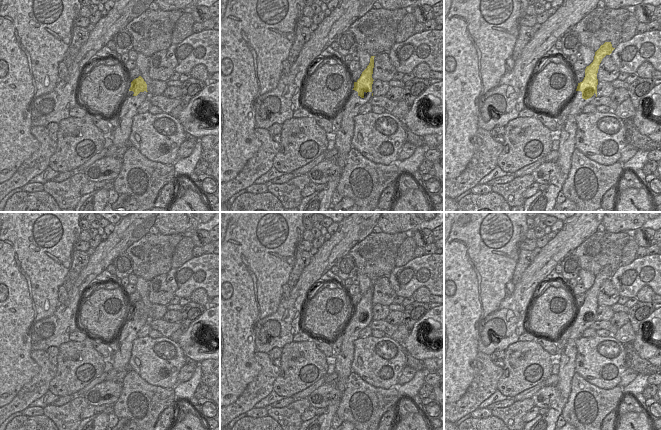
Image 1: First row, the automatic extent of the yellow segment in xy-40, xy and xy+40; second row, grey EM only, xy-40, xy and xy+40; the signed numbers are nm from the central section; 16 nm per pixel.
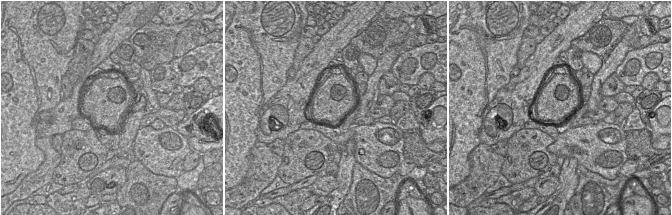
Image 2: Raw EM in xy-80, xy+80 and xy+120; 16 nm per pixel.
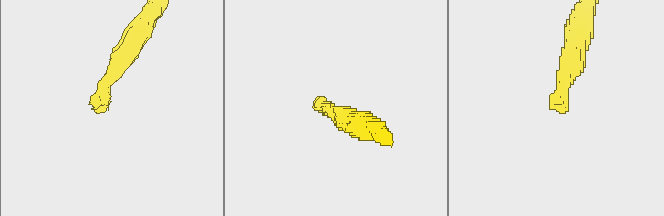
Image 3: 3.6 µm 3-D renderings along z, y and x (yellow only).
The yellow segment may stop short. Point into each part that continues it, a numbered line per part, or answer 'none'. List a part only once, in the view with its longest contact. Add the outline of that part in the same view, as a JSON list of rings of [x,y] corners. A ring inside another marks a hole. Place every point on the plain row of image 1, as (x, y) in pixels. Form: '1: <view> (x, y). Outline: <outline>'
1: xy (342, 361). Outline: [[[352,314],[345,326],[346,331],[343,335],[341,350],[338,355],[335,355],[334,360],[330,360],[335,364],[335,372],[338,375],[336,387],[341,393],[344,393],[347,379],[352,372],[351,364],[354,357],[353,342],[359,338],[360,331],[366,328],[372,321],[372,316],[364,316],[364,321],[361,322],[357,315]]]

